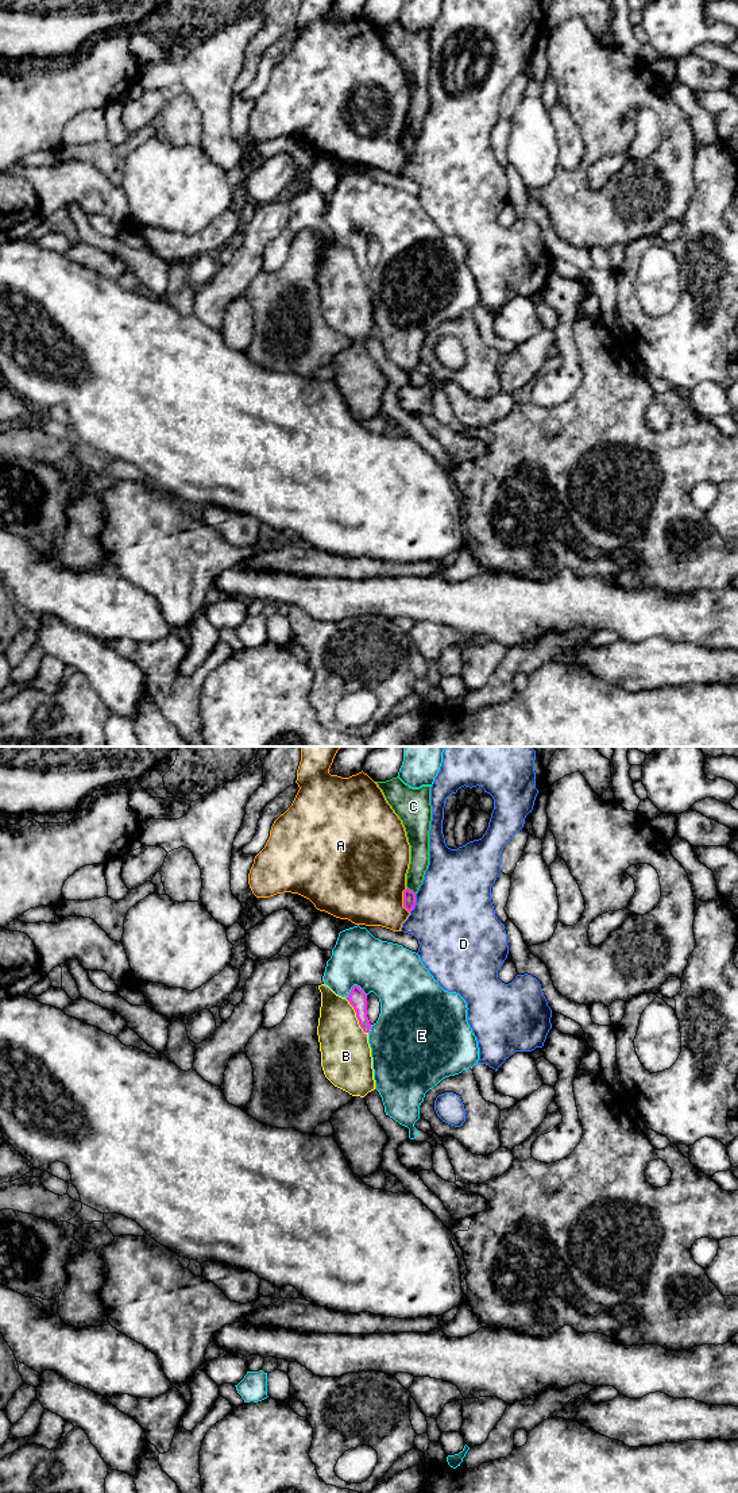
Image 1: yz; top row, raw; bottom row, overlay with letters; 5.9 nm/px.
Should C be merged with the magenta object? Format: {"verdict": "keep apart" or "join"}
{"verdict": "keep apart"}

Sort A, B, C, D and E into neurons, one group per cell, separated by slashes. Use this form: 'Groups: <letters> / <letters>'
Groups: A / B / C / D / E

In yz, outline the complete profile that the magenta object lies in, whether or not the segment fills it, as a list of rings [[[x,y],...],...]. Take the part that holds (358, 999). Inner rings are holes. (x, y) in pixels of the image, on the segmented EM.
[[[353,985],[349,995],[345,998],[356,1012],[360,1027],[364,1033],[371,1029],[370,1019],[367,1016],[367,995],[360,989],[360,987]]]

